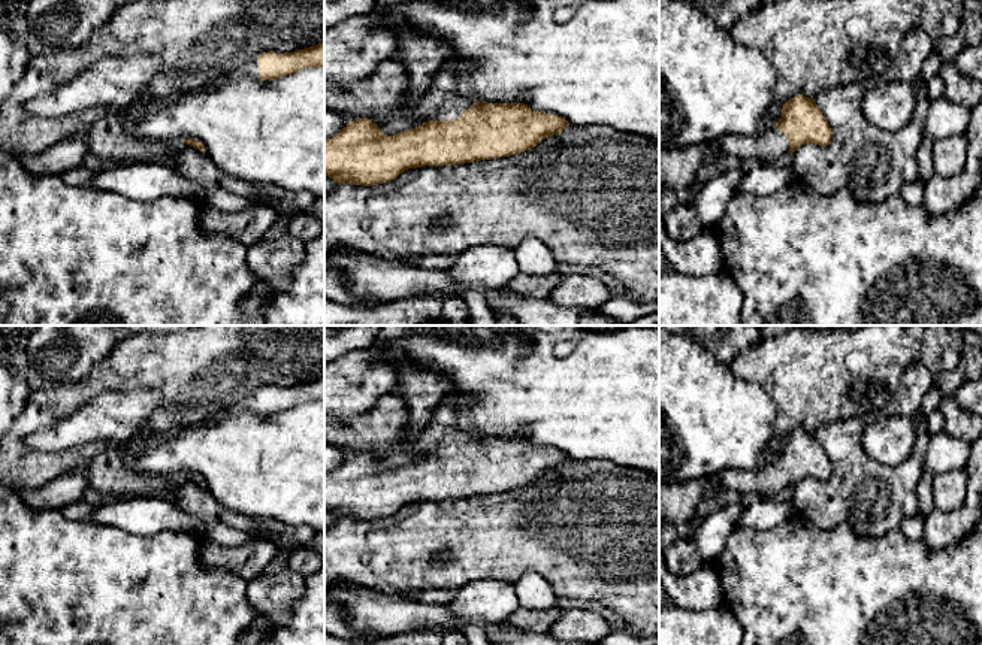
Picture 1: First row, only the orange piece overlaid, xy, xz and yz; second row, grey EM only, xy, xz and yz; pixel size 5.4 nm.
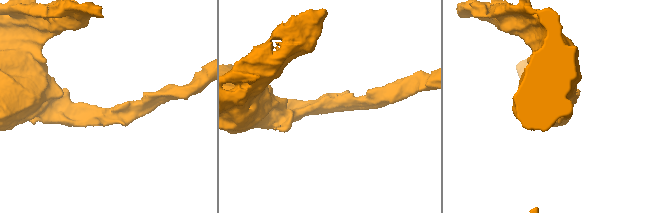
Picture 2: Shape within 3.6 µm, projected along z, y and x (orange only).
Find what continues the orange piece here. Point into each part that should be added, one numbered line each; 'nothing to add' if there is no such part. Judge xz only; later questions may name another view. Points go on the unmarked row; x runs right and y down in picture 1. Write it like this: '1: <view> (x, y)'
1: xz (441, 436)

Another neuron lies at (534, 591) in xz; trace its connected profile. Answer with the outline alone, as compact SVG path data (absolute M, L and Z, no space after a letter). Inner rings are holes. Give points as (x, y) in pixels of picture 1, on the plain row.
M528 572L514 584L520 606L526 609L547 609L558 605L552 585L537 572Z

